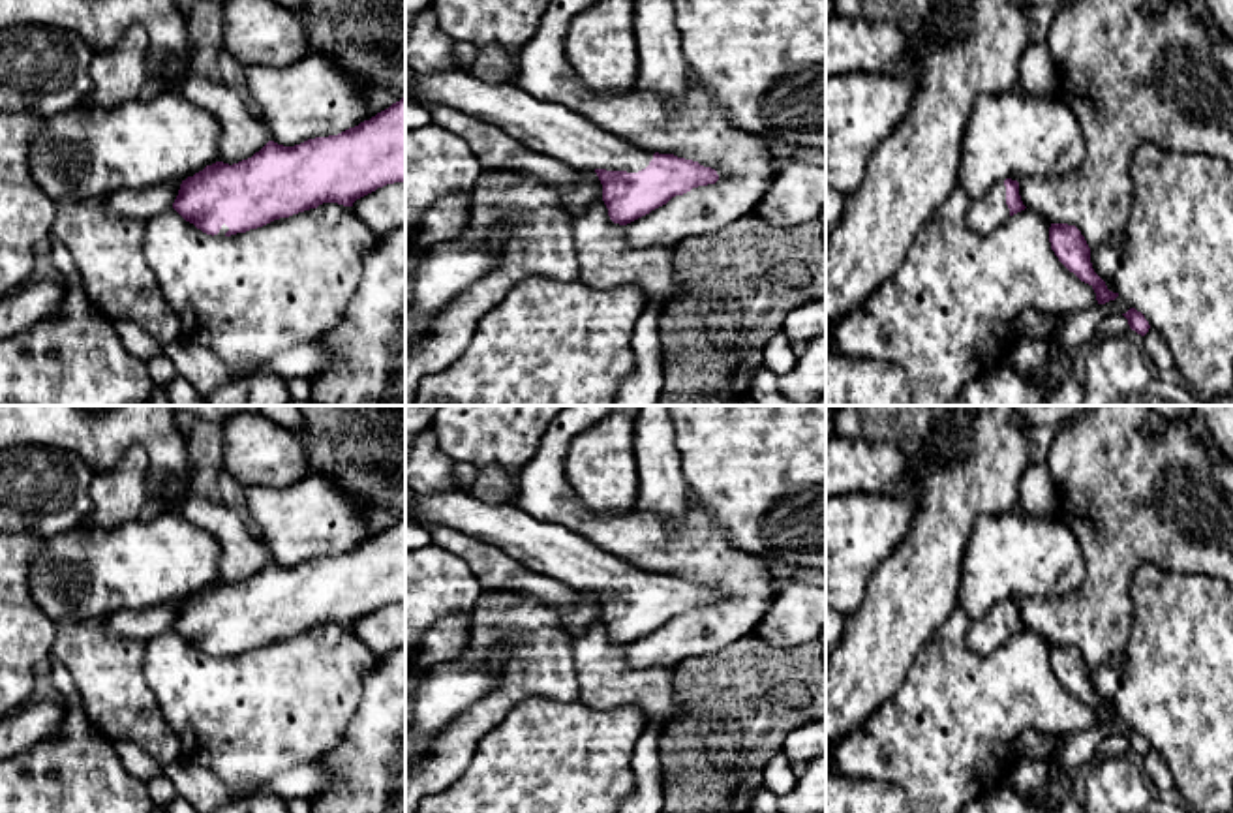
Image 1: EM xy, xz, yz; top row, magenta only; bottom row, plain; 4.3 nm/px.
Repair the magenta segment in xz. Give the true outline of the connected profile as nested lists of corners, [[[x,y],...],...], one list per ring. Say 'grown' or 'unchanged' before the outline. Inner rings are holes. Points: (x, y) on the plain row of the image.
grown | [[[469,490],[413,492],[405,518],[447,526],[492,545],[525,569],[572,590],[593,590],[614,644],[627,646],[719,595],[698,582],[659,575],[612,556],[556,522],[527,514],[514,501],[488,503]]]

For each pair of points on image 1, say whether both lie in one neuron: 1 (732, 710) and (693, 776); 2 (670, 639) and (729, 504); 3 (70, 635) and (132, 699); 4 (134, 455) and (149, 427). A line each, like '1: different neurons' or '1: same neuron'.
1: same neuron
2: different neurons
3: same neuron
4: different neurons

